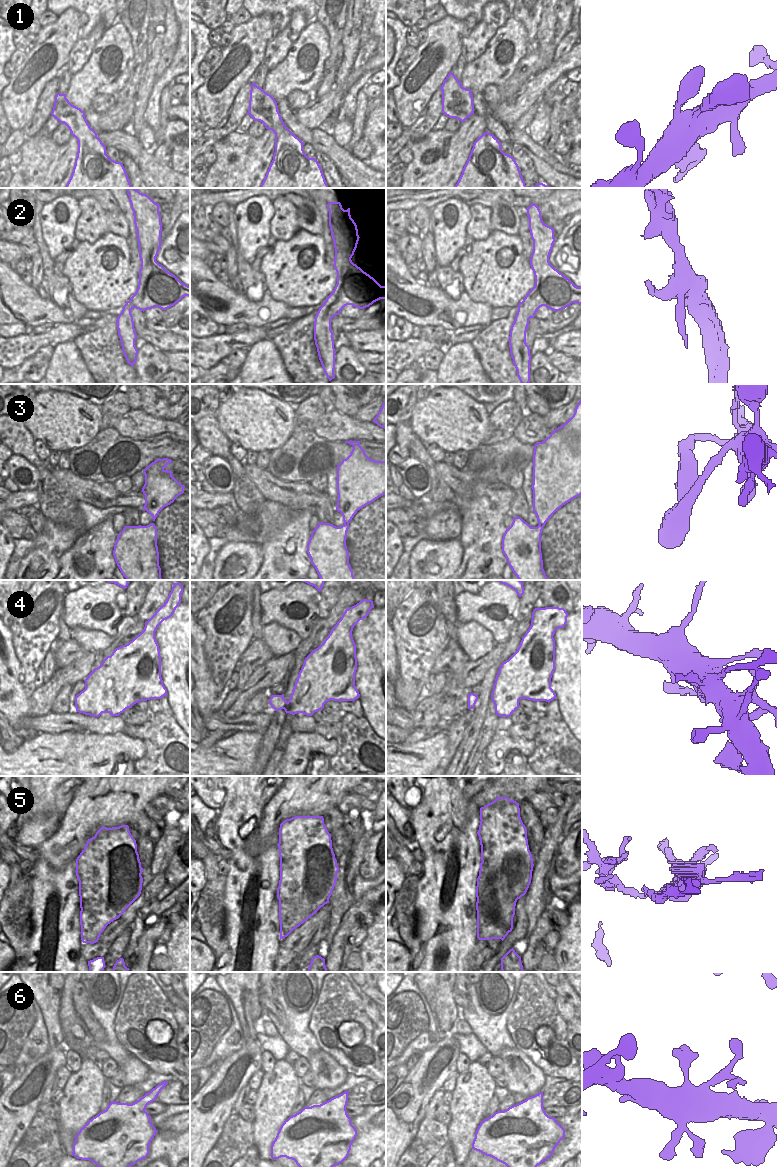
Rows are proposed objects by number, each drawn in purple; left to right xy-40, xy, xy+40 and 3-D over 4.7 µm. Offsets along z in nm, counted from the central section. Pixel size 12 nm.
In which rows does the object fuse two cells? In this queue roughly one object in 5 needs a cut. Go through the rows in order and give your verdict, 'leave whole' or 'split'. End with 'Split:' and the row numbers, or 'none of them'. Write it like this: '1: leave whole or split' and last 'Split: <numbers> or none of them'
1: leave whole
2: leave whole
3: leave whole
4: leave whole
5: split
6: leave whole
Split: 5

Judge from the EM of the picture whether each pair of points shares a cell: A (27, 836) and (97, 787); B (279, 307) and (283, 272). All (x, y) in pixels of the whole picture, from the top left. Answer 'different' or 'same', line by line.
A: different
B: different

